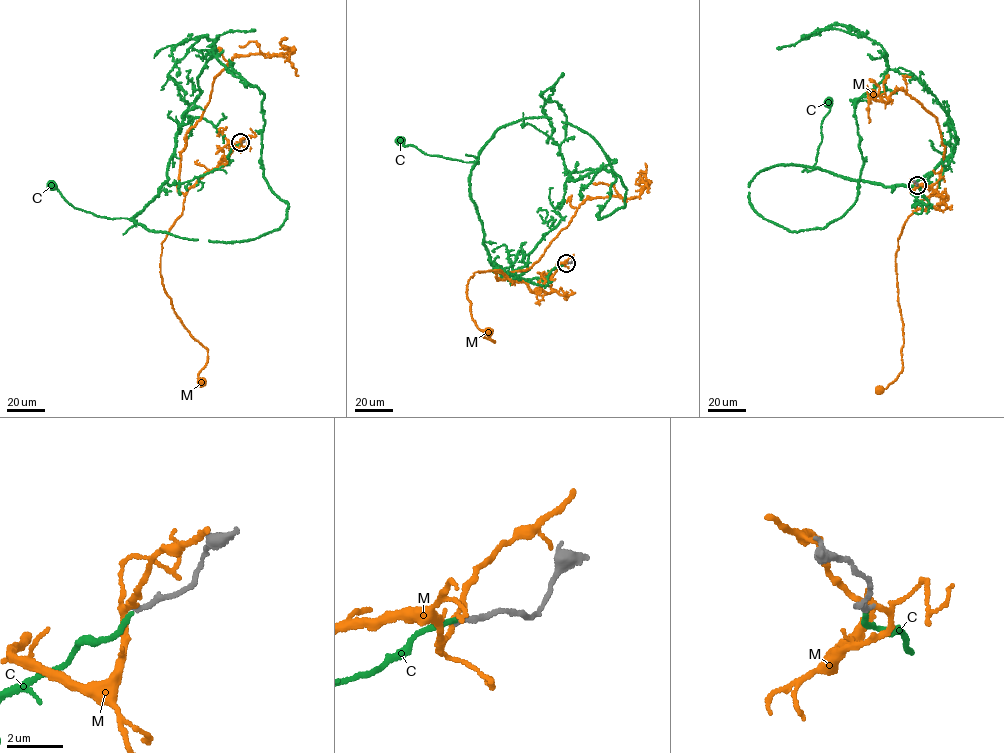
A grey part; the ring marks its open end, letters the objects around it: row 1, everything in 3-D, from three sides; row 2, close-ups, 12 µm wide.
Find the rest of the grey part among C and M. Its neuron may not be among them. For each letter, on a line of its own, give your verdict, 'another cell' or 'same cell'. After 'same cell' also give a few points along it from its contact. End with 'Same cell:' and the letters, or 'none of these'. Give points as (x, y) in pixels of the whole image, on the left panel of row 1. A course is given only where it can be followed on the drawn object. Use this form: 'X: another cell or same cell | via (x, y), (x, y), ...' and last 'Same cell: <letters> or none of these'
C: same cell | via (240, 143), (231, 148), (228, 164), (189, 181), (166, 181), (133, 220), (75, 208), (52, 184)
M: another cell
Same cell: C

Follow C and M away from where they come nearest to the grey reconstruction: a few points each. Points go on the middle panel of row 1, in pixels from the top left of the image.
C: (566, 263), (551, 270), (545, 285), (497, 267), (488, 258), (470, 197), (475, 162), (425, 154), (401, 140)
M: (565, 263), (548, 293), (500, 270), (474, 273), (472, 319), (494, 342), (487, 331)

